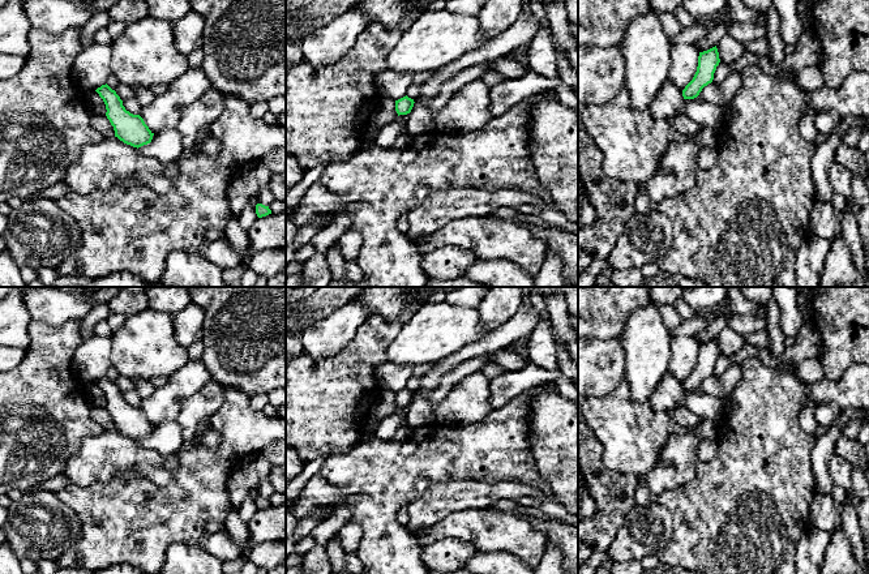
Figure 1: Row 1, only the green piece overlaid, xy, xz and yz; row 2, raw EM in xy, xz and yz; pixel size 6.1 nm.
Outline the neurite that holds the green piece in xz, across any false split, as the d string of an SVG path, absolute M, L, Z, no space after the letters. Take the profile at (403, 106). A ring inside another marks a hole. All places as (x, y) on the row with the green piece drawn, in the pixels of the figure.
M407 95L395 100L395 111L398 116L410 113L414 107L414 103L414 99L408 98Z

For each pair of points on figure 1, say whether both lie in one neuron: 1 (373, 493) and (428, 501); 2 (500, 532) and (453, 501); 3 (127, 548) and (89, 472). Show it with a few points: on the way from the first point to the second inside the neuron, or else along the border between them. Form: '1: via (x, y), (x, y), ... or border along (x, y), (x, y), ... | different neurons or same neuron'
1: border along (441, 482), (431, 484), (407, 505) | different neurons
2: border along (488, 506), (469, 506), (454, 510), (437, 522) | different neurons
3: border along (124, 471), (116, 472), (107, 482), (71, 484) | different neurons

